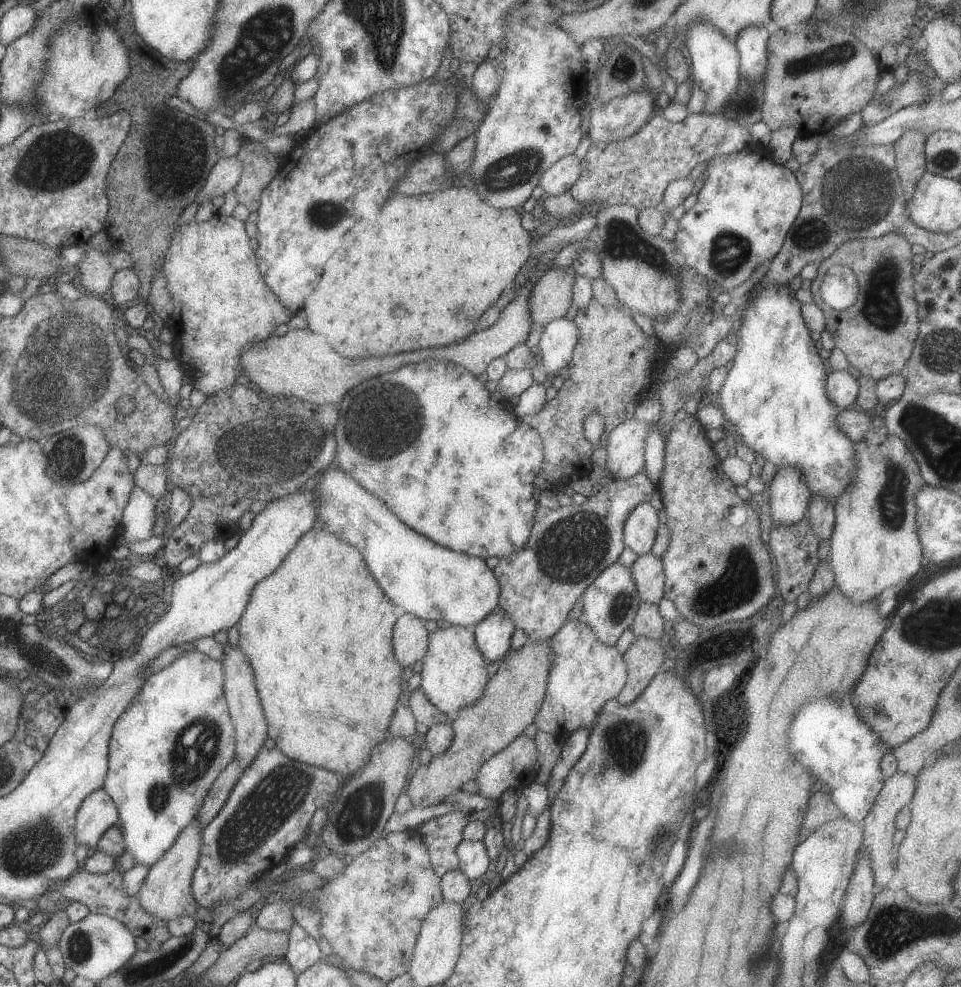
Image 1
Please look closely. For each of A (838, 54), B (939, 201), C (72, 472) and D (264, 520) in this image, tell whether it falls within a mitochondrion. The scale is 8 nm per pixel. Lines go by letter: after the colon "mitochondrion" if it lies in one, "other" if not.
A: mitochondrion
B: other
C: mitochondrion
D: other

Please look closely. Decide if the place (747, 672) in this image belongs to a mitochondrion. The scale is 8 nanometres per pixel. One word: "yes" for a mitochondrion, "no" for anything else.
no

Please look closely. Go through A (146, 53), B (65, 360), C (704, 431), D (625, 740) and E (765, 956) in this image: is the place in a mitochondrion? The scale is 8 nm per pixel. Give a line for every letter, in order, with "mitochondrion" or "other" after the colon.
A: other
B: mitochondrion
C: other
D: mitochondrion
E: other

